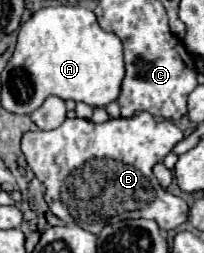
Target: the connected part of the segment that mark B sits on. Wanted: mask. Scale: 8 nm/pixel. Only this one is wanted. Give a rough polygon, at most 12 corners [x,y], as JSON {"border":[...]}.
{"border":[[148,112],[66,118],[22,152],[64,224],[100,234],[188,204],[152,166],[184,134]]}

